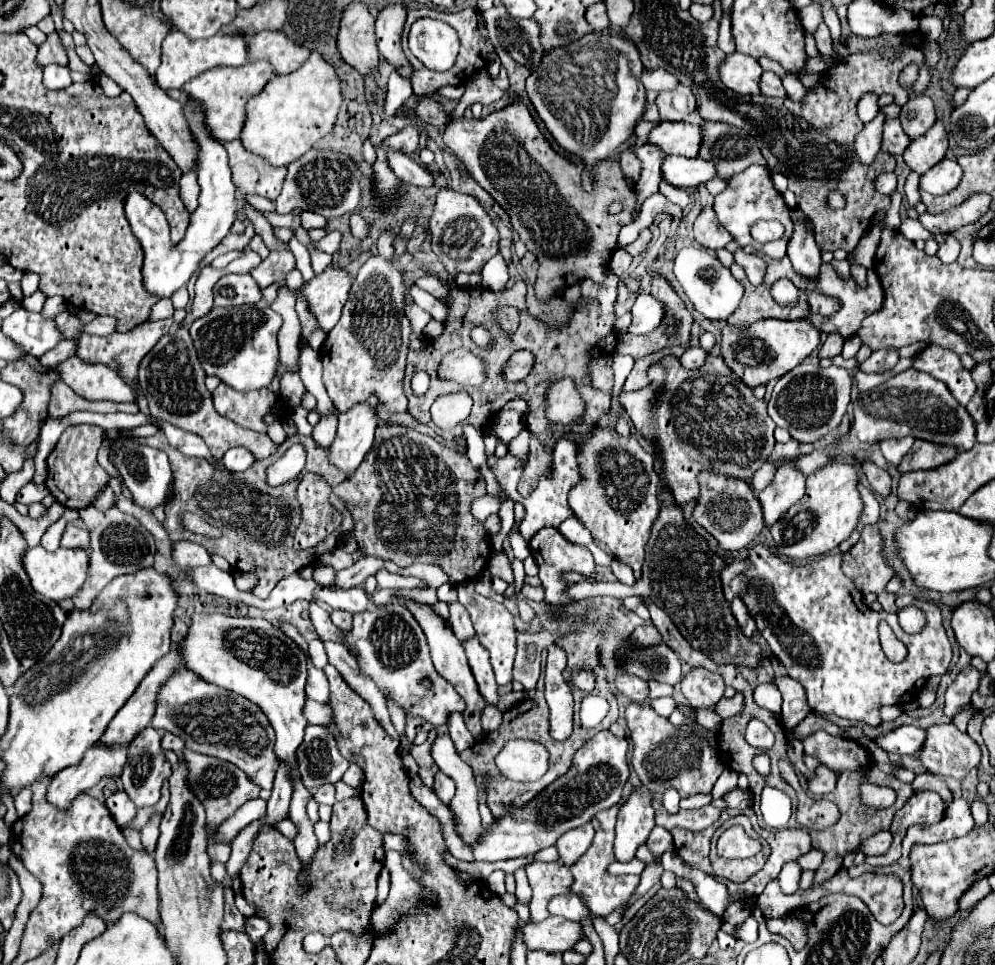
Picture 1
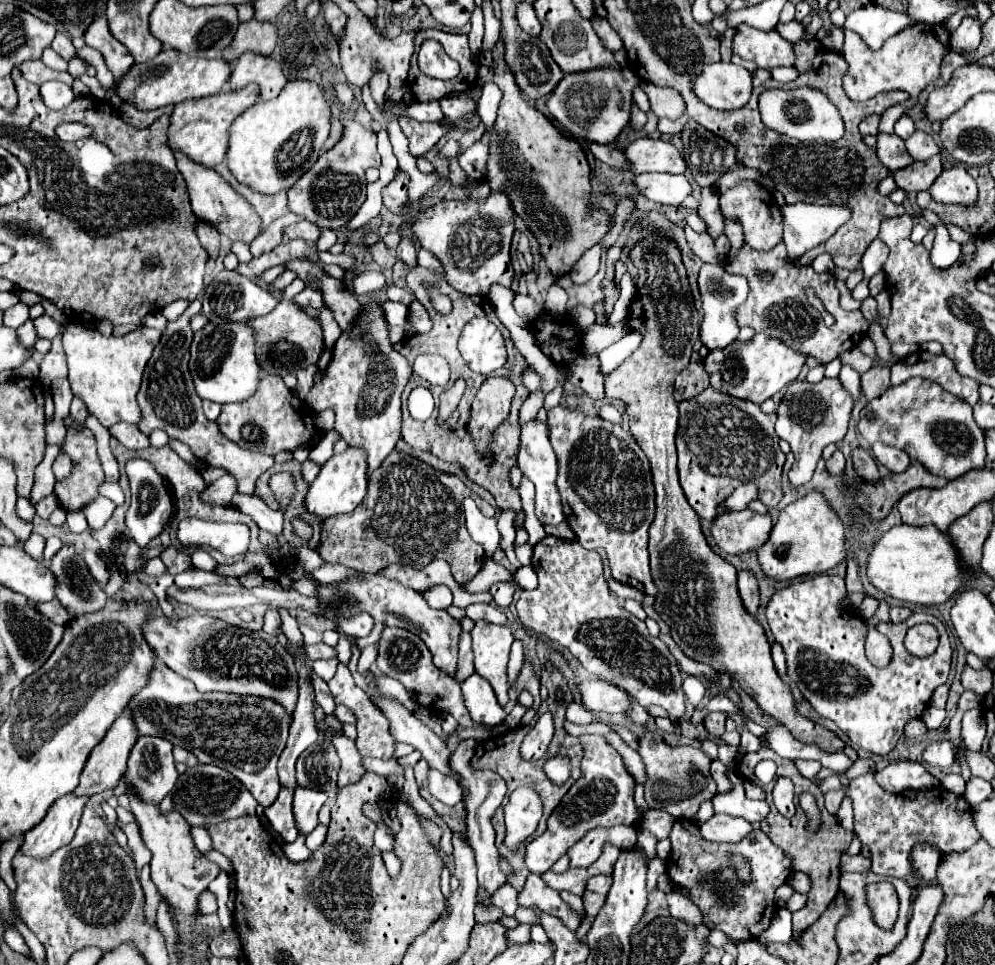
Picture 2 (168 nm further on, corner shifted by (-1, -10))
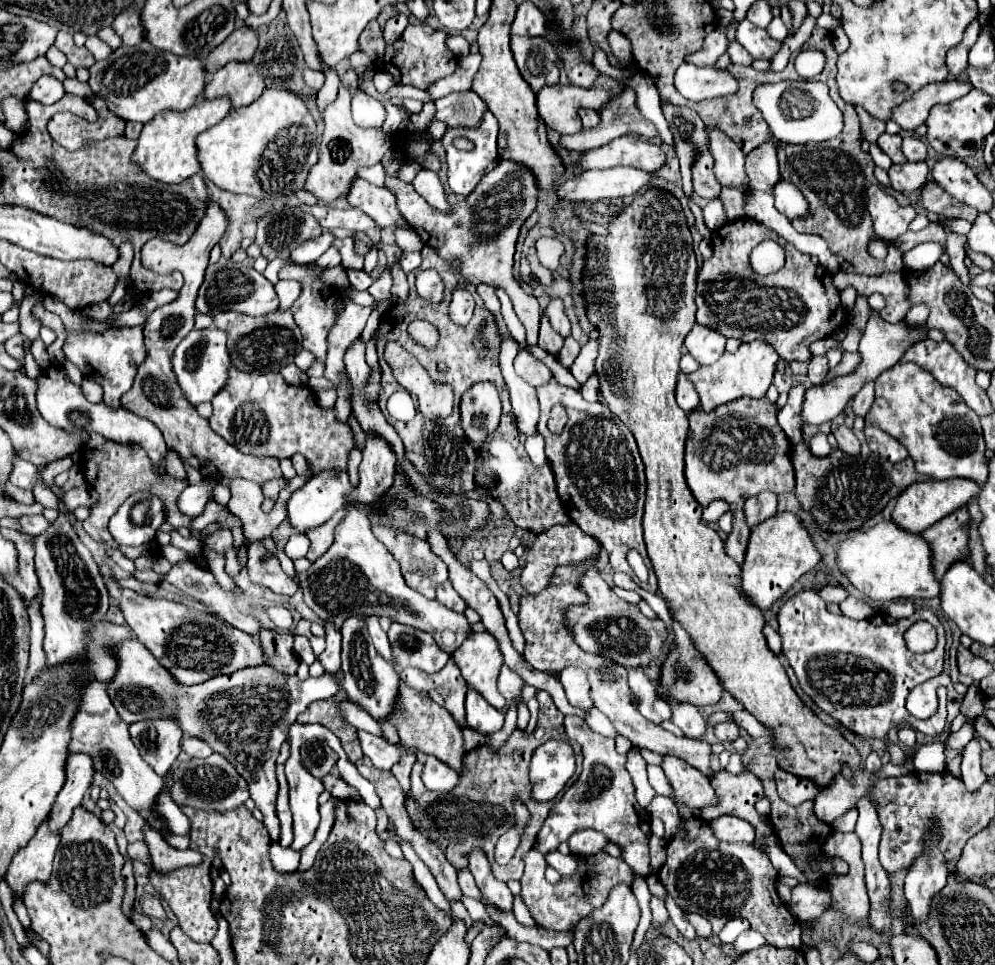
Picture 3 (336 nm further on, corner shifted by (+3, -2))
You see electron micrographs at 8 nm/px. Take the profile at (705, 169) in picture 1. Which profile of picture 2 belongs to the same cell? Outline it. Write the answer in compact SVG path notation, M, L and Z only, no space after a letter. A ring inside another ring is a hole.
M643 173L633 177L633 185L643 197L663 205L681 205L691 195L691 183L685 175Z

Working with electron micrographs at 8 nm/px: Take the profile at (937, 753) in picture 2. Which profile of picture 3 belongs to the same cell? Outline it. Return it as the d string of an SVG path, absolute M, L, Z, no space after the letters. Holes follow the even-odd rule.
M965 723L957 733L949 733L949 737L945 739L945 745L949 749L957 749L961 751L973 737L973 723Z

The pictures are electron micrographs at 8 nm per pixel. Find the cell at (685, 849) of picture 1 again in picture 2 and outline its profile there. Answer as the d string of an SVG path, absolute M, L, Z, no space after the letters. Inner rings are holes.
M677 819L669 833L673 851L667 859L667 873L673 885L679 889L687 889L689 899L701 909L705 923L727 935L731 941L751 941L757 939L773 921L775 907L775 889L783 885L791 873L791 861L763 831L753 831L751 839L743 839L743 843L711 843L705 841L699 833L699 827L691 819ZM741 855L751 863L751 879L749 885L735 875L731 869L729 857ZM767 911L767 919L763 919Z

